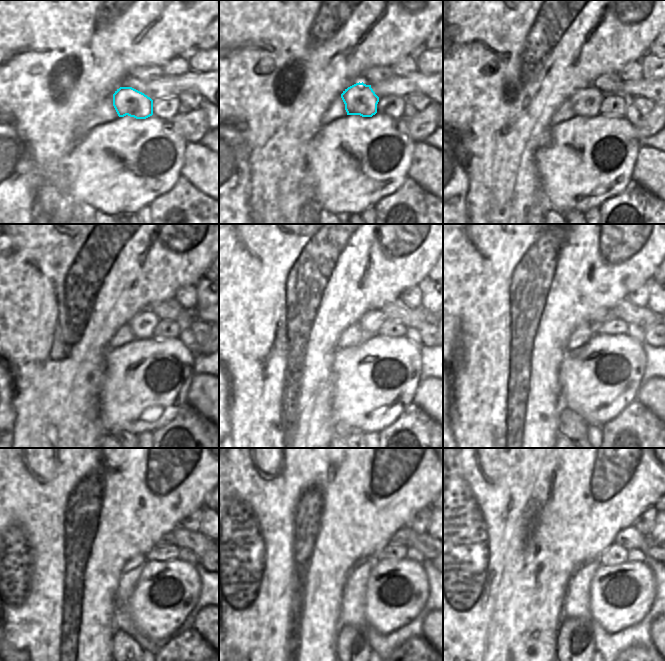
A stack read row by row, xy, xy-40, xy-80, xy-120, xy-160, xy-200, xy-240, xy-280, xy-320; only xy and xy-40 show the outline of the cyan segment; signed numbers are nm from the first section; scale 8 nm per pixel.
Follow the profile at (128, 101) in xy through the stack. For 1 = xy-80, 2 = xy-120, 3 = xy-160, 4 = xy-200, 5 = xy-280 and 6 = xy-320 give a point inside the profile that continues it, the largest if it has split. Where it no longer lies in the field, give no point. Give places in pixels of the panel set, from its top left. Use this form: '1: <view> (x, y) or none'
1: xy-80 (586, 102)
2: xy-120 (142, 325)
3: xy-160 (372, 320)
4: xy-200 (609, 316)
5: xy-280 (403, 537)
6: xy-320 (629, 538)

